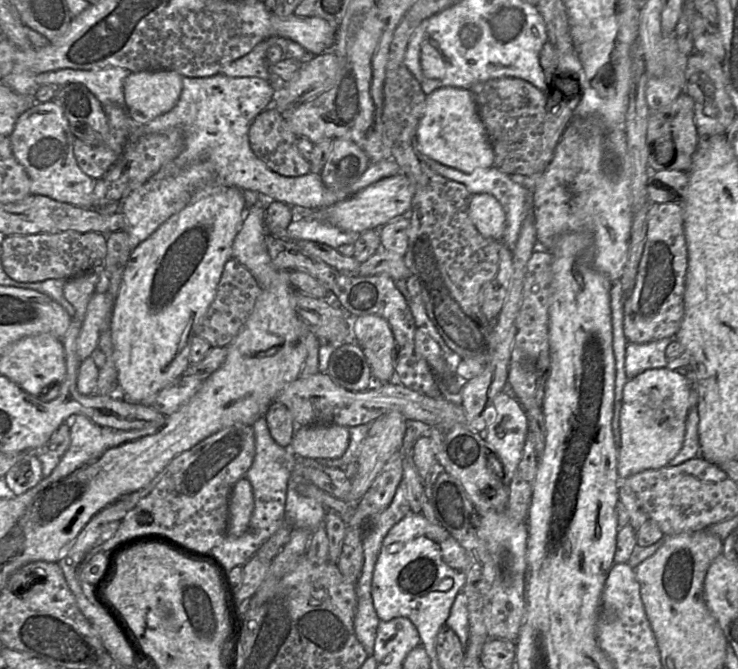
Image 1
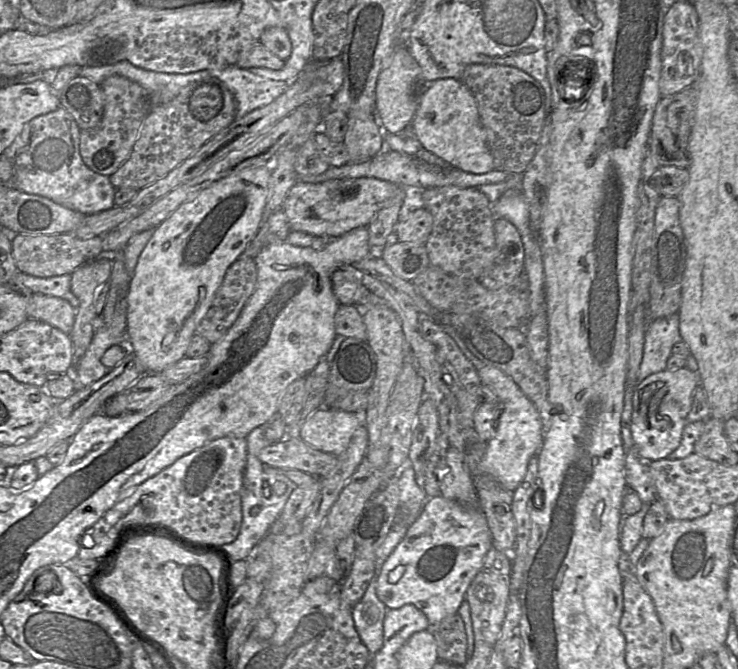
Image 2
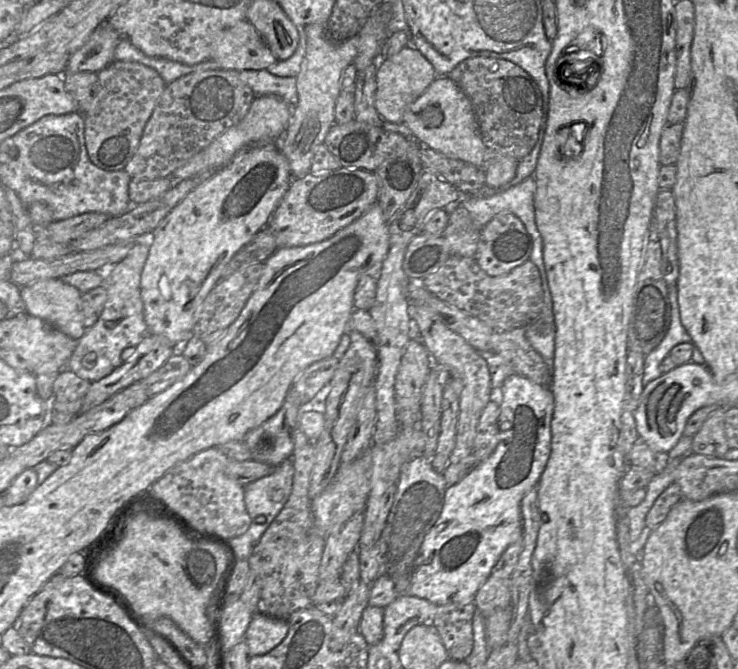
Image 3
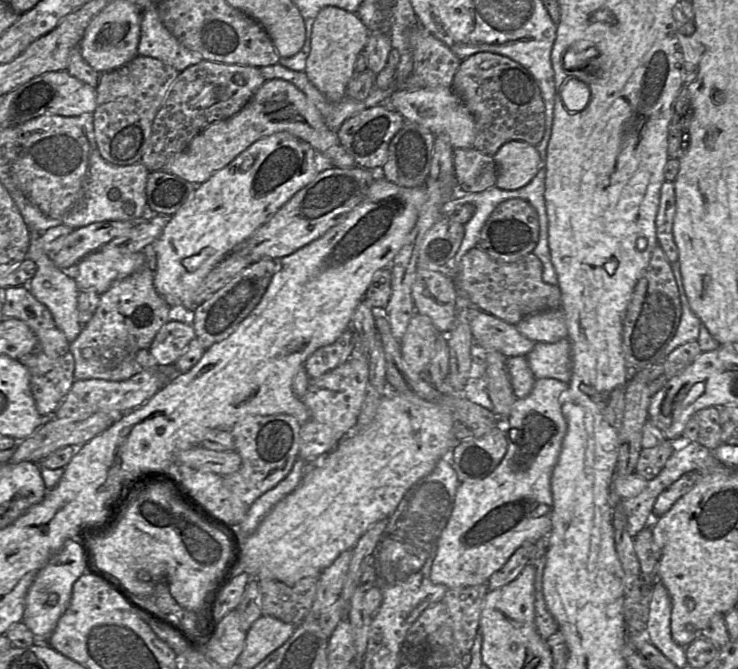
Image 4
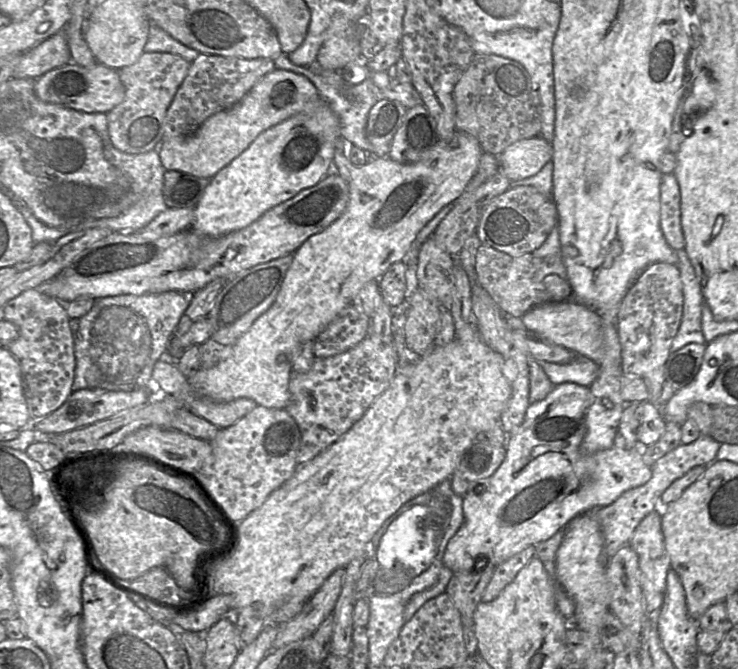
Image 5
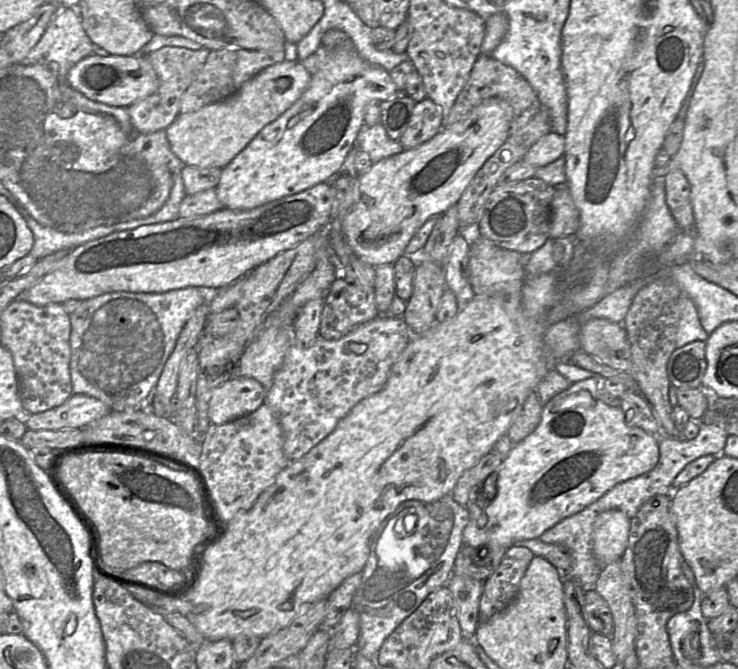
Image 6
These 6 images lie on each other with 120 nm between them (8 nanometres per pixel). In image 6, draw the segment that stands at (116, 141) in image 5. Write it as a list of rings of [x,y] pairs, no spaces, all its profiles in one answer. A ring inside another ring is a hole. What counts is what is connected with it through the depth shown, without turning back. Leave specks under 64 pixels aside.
[[[165,46],[146,55],[159,81],[158,89],[152,95],[127,107],[133,128],[140,133],[166,130],[180,114],[181,98],[200,68],[205,63],[210,50],[201,48],[190,50],[184,47]]]

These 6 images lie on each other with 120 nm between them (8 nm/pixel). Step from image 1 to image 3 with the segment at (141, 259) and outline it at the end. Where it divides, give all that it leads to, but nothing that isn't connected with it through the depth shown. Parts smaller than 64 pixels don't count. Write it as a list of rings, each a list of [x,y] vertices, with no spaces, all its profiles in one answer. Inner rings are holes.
[[[279,143],[252,147],[205,178],[166,215],[151,233],[151,244],[140,279],[144,319],[149,334],[165,337],[180,351],[180,347],[192,333],[203,301],[220,281],[226,265],[267,226],[291,183],[289,163],[280,151]]]

